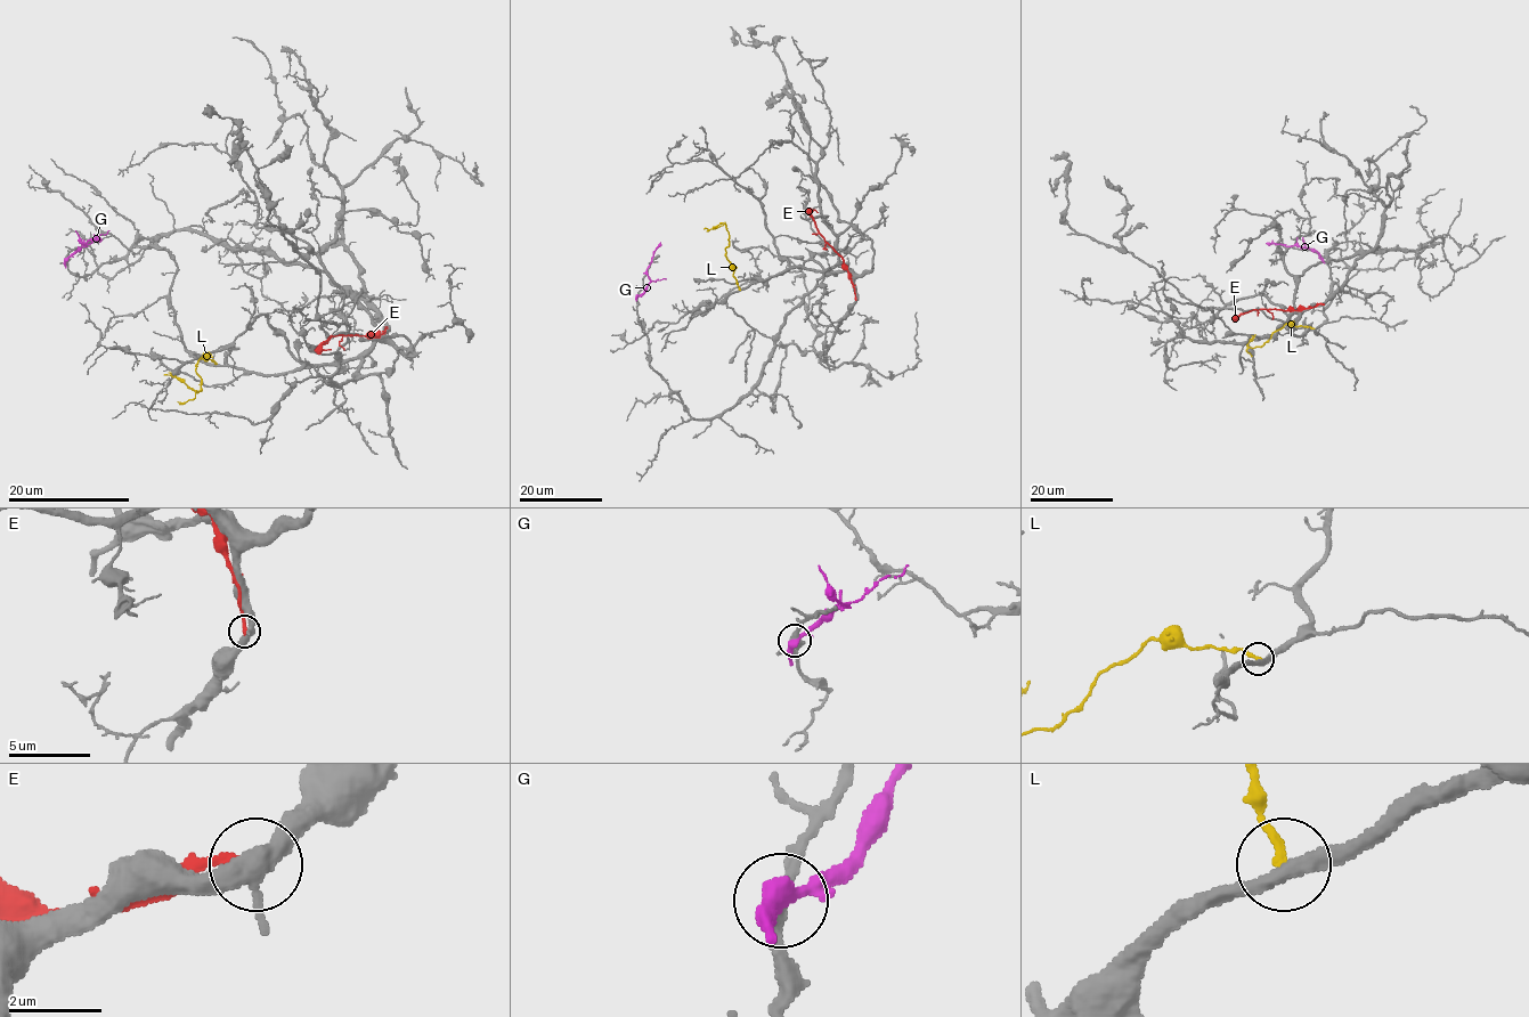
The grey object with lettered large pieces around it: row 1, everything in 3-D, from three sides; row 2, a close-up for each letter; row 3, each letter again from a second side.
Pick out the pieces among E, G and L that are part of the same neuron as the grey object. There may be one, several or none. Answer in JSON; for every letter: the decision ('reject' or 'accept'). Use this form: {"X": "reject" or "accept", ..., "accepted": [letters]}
{"E": "reject", "G": "reject", "L": "reject", "accepted": []}

